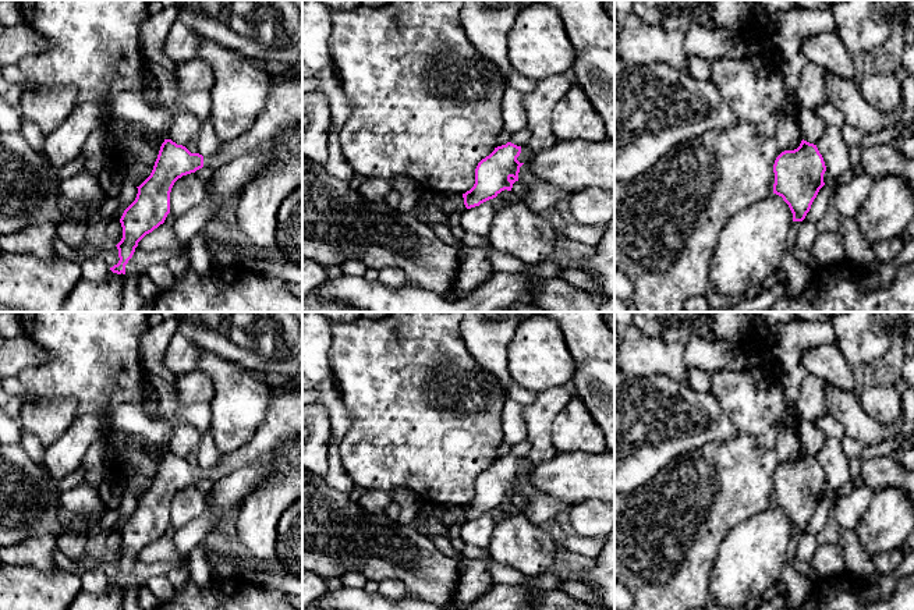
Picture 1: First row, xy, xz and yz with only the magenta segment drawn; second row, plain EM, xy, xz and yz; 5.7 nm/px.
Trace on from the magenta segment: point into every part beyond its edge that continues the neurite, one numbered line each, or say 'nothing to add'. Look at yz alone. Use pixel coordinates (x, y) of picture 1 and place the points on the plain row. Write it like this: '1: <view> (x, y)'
nothing to add

